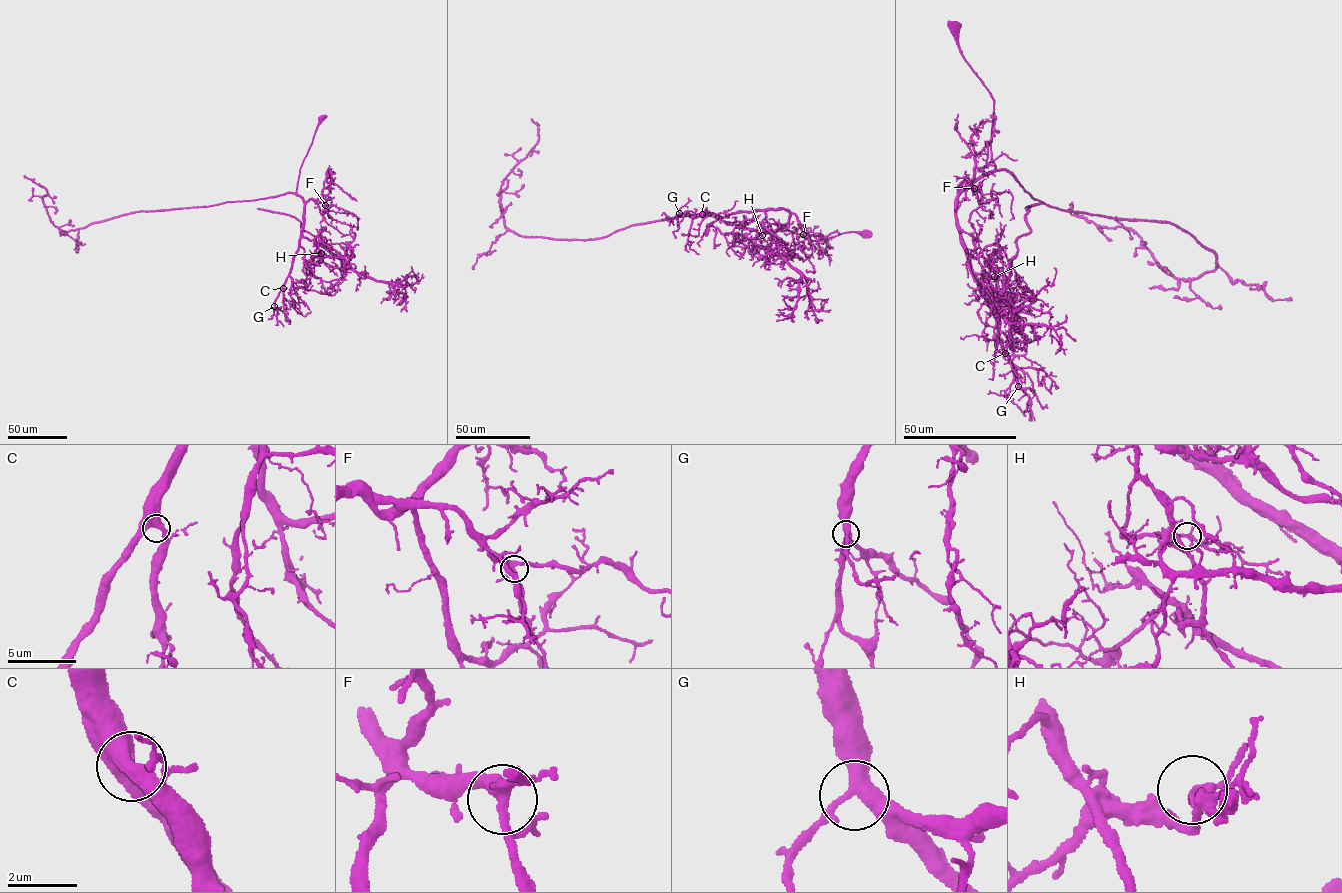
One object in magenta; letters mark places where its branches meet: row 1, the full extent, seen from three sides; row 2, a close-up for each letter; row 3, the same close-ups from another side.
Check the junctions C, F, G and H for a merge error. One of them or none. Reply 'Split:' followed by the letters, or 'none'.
Split: H

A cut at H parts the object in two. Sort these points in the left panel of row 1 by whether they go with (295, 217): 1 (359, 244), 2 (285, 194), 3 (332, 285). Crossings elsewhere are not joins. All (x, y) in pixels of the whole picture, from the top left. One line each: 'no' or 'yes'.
1: yes
2: no
3: yes

